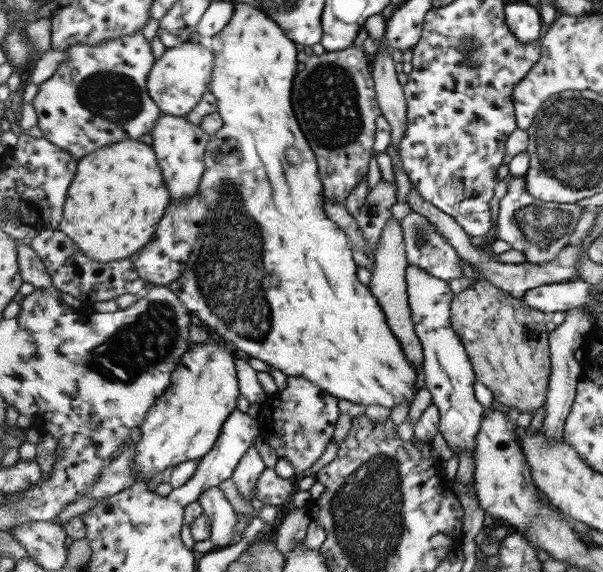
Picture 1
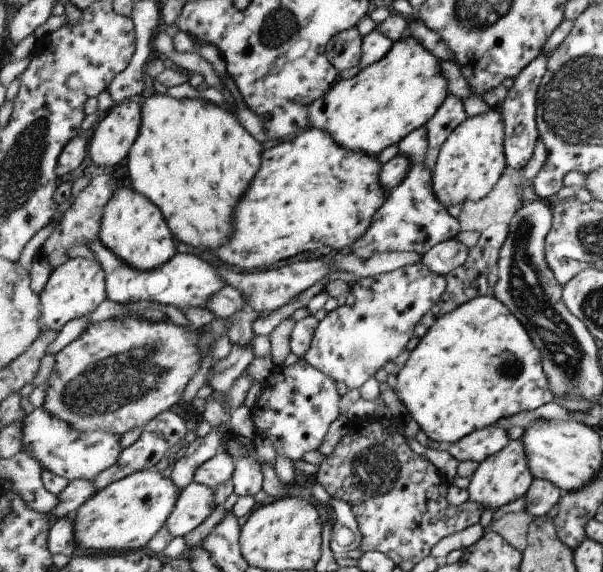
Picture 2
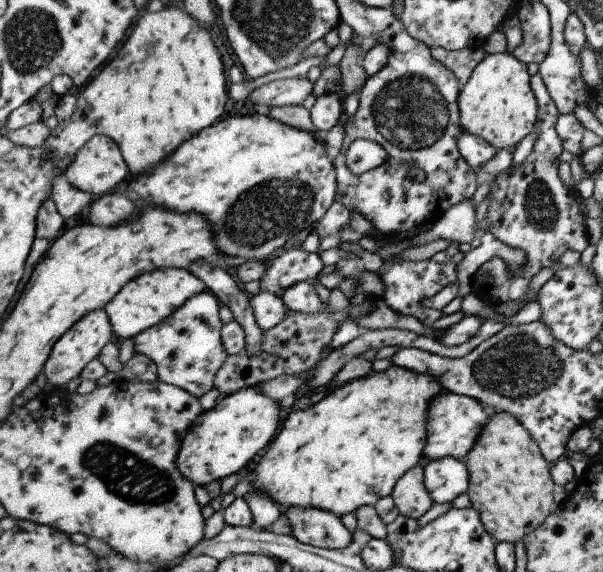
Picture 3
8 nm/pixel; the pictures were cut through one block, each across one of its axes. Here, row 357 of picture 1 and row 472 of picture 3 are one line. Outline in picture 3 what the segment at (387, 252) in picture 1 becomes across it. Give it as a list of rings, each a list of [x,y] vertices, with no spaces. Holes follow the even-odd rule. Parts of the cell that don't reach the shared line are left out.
[[[417,465],[409,471],[392,494],[400,514],[411,518],[421,518],[433,508],[433,500],[426,487],[424,466]]]

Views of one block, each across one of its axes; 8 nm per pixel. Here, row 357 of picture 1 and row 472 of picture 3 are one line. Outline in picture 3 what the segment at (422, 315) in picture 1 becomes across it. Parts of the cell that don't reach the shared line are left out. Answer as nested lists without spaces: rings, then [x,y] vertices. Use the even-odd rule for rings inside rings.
[[[447,457],[430,461],[424,467],[426,487],[437,503],[451,502],[468,492],[469,470],[466,460]]]

